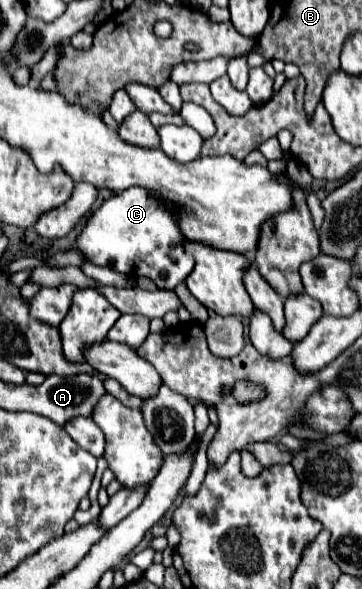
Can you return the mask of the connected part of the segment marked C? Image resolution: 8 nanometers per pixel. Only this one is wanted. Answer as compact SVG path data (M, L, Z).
M129 187L115 197L107 199L87 221L83 233L77 239L77 249L87 255L87 261L99 265L99 267L109 267L113 271L125 273L125 275L143 275L149 277L159 289L175 289L179 283L187 279L191 273L195 261L185 253L185 237L179 229L179 217L177 211L163 201L157 193L147 191L143 187Z

